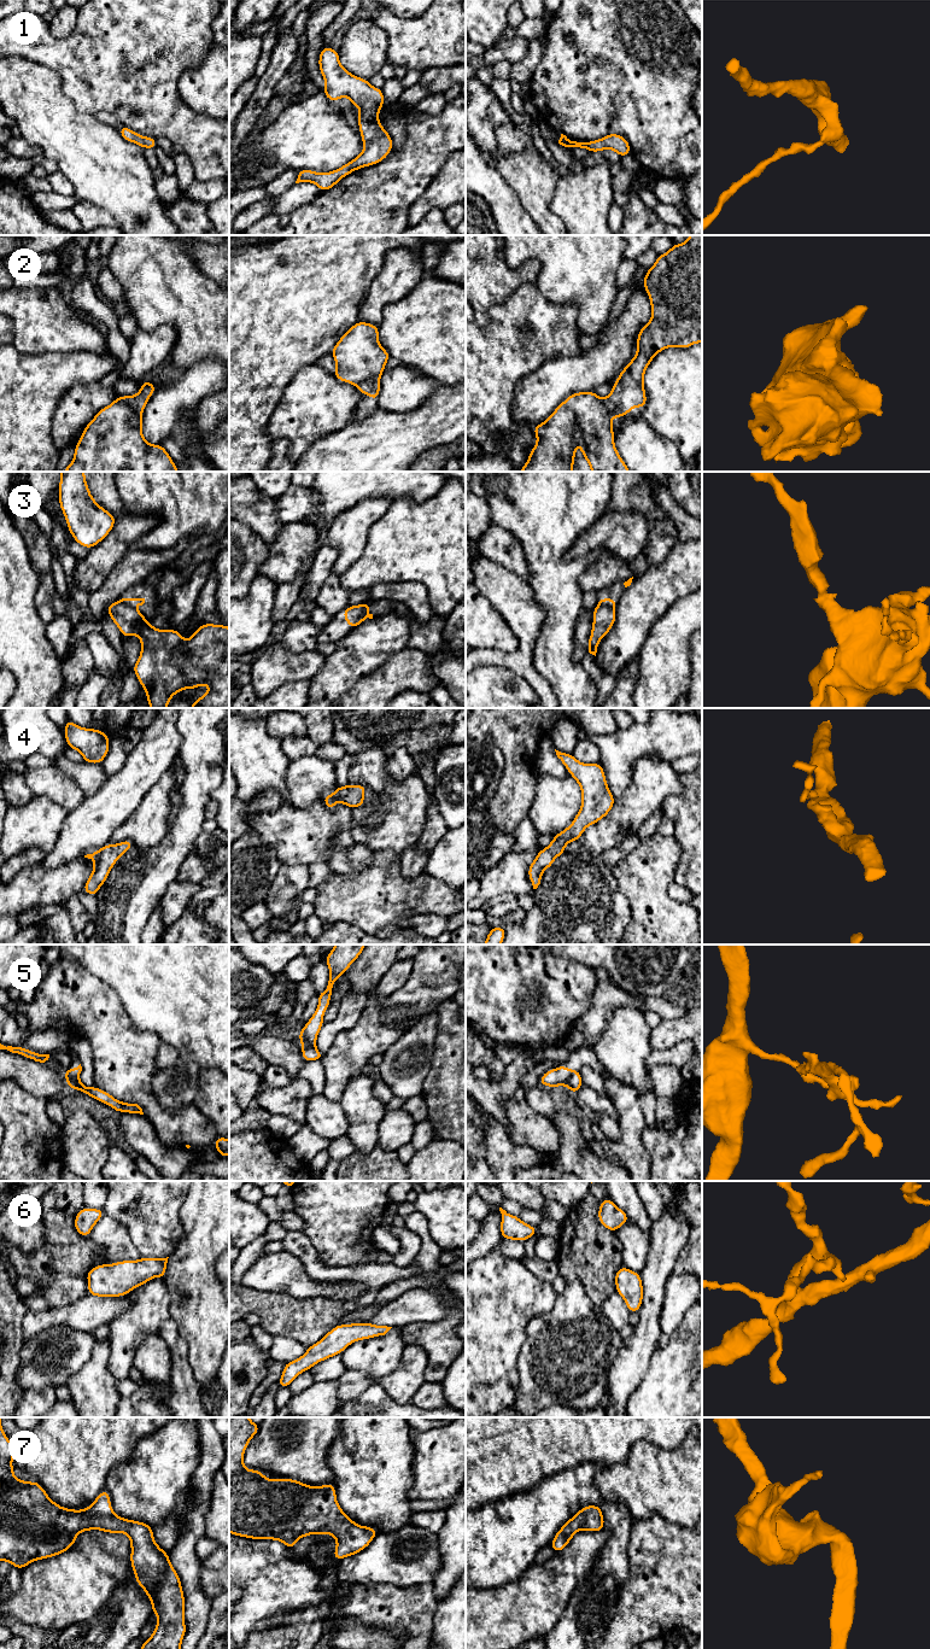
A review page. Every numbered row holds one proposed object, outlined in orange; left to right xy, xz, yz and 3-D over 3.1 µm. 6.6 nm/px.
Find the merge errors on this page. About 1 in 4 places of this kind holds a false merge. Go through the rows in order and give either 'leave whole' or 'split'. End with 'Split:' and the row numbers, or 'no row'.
1: leave whole
2: split
3: split
4: leave whole
5: split
6: leave whole
7: leave whole
Split: 2, 3, 5

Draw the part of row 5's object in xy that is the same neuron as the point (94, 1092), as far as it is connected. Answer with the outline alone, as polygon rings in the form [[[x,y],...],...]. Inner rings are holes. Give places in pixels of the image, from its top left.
[[[64,1070],[64,1077],[65,1077],[68,1087],[70,1089],[77,1089],[81,1093],[89,1095],[89,1097],[94,1098],[95,1100],[111,1106],[117,1113],[118,1112],[129,1112],[129,1113],[144,1115],[142,1109],[138,1104],[122,1103],[122,1101],[117,1100],[116,1098],[113,1098],[107,1092],[98,1088],[96,1086],[88,1088],[82,1084],[80,1078],[71,1080],[69,1077],[68,1070]]]

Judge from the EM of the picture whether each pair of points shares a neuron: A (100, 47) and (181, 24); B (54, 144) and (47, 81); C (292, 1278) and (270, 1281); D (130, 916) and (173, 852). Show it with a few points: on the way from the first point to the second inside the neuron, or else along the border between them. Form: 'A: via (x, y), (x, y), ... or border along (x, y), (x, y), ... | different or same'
A: via (121, 47), (124, 47), (147, 24), (161, 24) | same
B: via (54, 128), (54, 124), (47, 117), (47, 97) | same
C: via (287, 1278), (275, 1278) | same
D: via (132, 900), (144, 881), (157, 867) | same

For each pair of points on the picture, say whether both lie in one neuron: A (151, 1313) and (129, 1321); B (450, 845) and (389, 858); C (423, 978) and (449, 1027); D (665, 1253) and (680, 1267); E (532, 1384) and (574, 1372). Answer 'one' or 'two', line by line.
A: one
B: two
C: two
D: two
E: one

